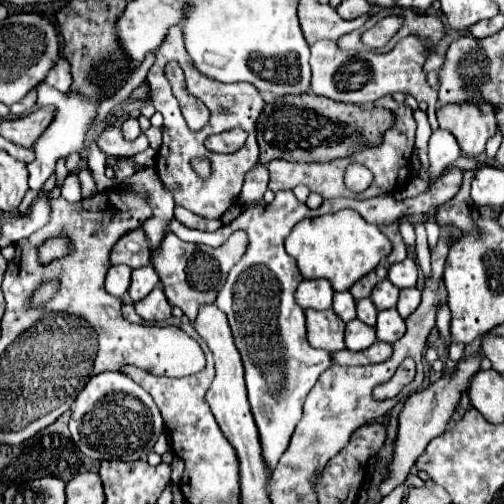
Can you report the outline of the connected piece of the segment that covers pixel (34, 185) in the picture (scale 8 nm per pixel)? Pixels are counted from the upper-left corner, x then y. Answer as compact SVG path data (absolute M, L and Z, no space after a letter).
M44 82L36 88L36 94L38 94L38 106L46 106L46 104L54 104L54 106L56 106L56 116L54 116L54 122L50 124L50 128L46 128L46 132L44 132L44 134L40 136L40 140L34 144L36 160L34 160L32 164L28 164L30 188L32 188L32 190L42 188L42 184L44 184L44 182L48 180L48 176L54 172L58 158L68 156L68 154L72 154L72 152L82 152L86 132L88 132L88 128L90 128L92 118L96 116L96 110L98 110L98 104L88 102L86 96L78 96L78 94L64 96L62 92L54 90L52 86L48 86L48 84L44 84Z

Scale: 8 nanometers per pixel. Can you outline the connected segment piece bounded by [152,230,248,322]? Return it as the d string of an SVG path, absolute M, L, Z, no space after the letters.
M242 230L234 232L228 238L228 242L222 244L220 248L190 244L176 238L172 232L168 232L160 244L160 250L152 252L152 264L164 284L164 292L170 298L170 304L182 308L184 314L190 318L190 322L194 322L198 316L198 308L202 304L212 304L216 300L222 284L226 282L230 268L242 258L242 254L246 252L246 246L248 246L248 238L246 238L246 232Z

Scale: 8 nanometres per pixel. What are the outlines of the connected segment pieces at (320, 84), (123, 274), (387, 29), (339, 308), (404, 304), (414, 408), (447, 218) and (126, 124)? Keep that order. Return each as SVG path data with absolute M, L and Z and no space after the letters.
M418 36L402 38L388 54L374 54L374 52L354 52L338 48L336 40L318 40L312 44L312 86L310 90L320 96L330 96L332 100L352 102L352 104L374 104L378 98L386 94L404 92L414 96L418 102L428 104L426 114L434 131L439 127L436 112L438 110L438 93L428 86L424 62L430 56L430 48Z
M112 266L106 276L106 290L120 298L130 286L130 274L132 274L130 266Z
M388 16L384 20L380 20L378 24L374 24L372 28L368 28L364 34L362 34L362 42L370 48L382 48L400 28L402 20L398 16Z
M336 292L336 294L334 294L332 310L334 310L344 322L350 322L350 320L356 318L356 300L352 298L350 292Z
M418 288L400 290L400 300L398 300L396 310L402 318L408 318L418 306L420 306L420 290Z
M480 356L470 358L470 360L460 360L460 362L458 362L458 368L456 368L454 372L450 372L448 376L442 376L438 382L430 384L428 388L414 392L414 394L406 400L406 404L404 404L404 408L402 408L402 412L400 412L398 438L396 438L396 446L394 446L394 460L392 460L392 464L390 464L390 476L388 476L388 478L382 482L382 486L380 486L382 496L390 494L396 486L400 486L400 484L406 480L406 476L410 474L410 468L414 466L414 462L418 460L418 456L424 452L424 448L428 446L428 442L430 442L432 438L440 436L440 434L446 430L448 420L450 420L450 416L454 414L454 410L456 410L456 406L458 406L458 402L460 402L462 390L466 388L466 384L470 382L470 378L472 378L472 376L478 372L478 368L480 368L478 364L480 364Z
M462 182L460 192L436 210L436 222L440 226L442 224L454 224L462 232L470 232L474 228L474 222L472 222L472 216L470 216L472 206L474 206L474 202L470 198L470 184Z
M128 118L122 122L122 134L126 140L136 140L140 136L140 126L138 126L138 120L134 118Z

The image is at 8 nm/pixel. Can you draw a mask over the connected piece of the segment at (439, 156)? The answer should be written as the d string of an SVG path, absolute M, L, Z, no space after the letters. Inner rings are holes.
M442 130L442 134L432 132L430 142L428 142L428 174L432 180L438 180L442 176L442 172L458 158L462 156L462 150L454 138L452 132ZM442 166L442 168L440 168Z

